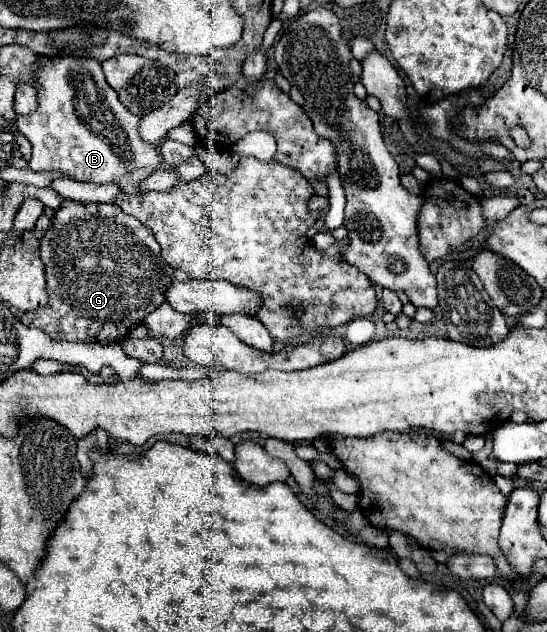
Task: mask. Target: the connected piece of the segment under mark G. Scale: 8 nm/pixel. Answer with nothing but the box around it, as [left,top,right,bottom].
[21,198,175,342]

